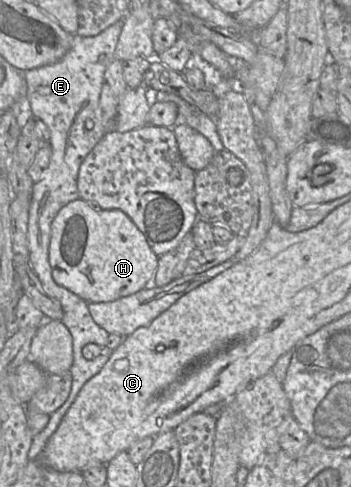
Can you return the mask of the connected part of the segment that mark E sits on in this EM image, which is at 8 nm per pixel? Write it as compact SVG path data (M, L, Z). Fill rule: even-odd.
M124 19L117 21L93 37L81 37L75 34L71 48L60 60L24 71L27 110L30 115L41 119L49 128L51 147L49 165L41 178L33 184L29 198L27 230L29 264L38 276L45 294L60 303L63 310L61 322L68 328L73 339L73 364L70 369L71 392L66 402L50 414L47 426L33 436L28 452L30 460L40 457L48 439L57 429L82 386L103 368L113 351L105 347L109 333L93 320L88 302L54 281L49 263L49 243L54 217L63 206L79 198L77 176L81 163L107 133L94 128L94 116L99 104L104 73L114 60L123 24ZM89 343L102 347L102 353L93 360L87 360L82 355L82 348Z

